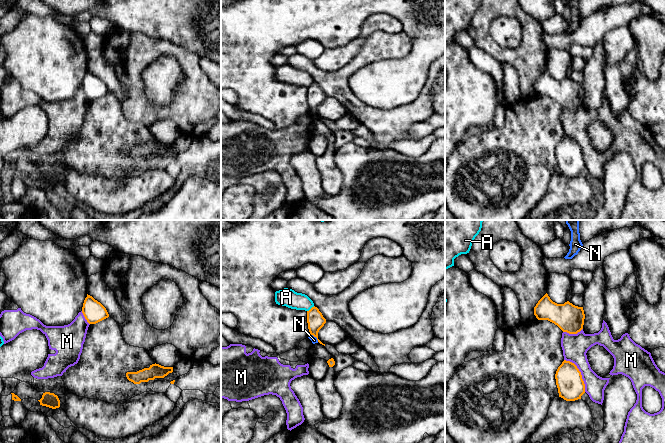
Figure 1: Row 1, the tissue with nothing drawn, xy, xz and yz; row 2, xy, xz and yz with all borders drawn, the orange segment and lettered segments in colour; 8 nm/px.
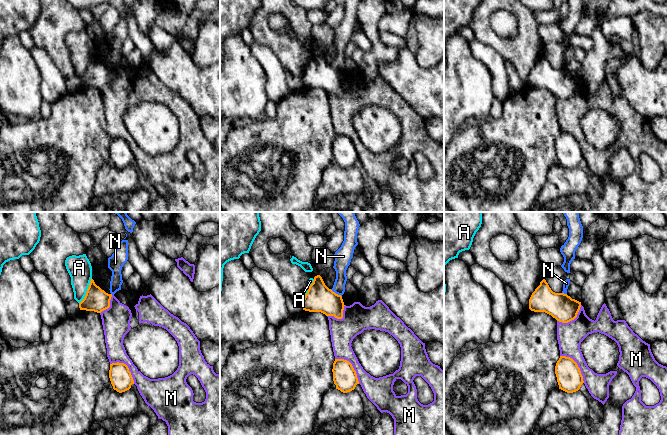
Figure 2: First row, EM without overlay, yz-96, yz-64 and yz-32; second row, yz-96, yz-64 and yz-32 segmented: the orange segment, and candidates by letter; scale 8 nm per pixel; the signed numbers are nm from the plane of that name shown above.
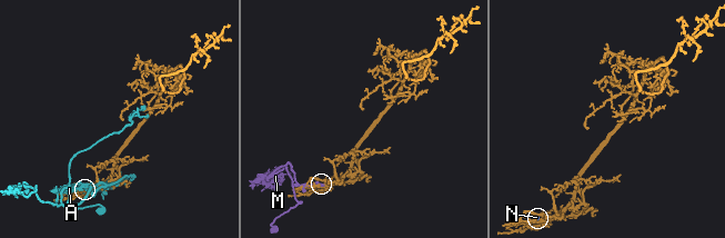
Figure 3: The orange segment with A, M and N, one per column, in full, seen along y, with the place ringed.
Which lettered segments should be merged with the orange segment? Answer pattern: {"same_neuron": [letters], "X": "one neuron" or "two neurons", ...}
{"same_neuron": [], "A": "two neurons", "M": "two neurons", "N": "two neurons"}

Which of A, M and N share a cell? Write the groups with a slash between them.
A / M / N

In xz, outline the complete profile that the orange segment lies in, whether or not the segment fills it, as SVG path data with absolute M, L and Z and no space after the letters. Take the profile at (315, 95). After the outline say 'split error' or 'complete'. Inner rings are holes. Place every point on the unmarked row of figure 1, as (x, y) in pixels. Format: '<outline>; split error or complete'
M314 82L307 87L307 99L310 111L316 113L318 118L325 122L325 120L318 115L318 108L326 99L326 95L317 83Z; complete

